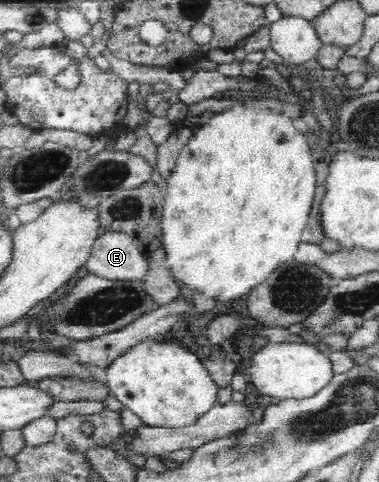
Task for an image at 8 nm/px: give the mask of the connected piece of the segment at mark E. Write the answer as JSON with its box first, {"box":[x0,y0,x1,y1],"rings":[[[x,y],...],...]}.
{"box":[85,232,148,281],"rings":[[[102,232],[93,243],[85,265],[90,274],[120,281],[141,280],[148,271],[148,266],[148,255],[142,253],[124,232]]]}

